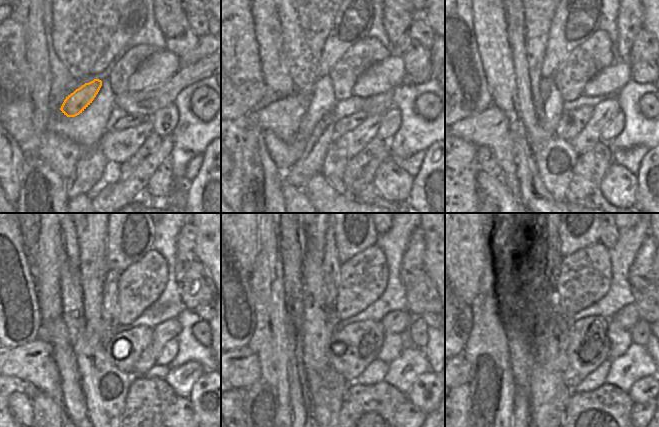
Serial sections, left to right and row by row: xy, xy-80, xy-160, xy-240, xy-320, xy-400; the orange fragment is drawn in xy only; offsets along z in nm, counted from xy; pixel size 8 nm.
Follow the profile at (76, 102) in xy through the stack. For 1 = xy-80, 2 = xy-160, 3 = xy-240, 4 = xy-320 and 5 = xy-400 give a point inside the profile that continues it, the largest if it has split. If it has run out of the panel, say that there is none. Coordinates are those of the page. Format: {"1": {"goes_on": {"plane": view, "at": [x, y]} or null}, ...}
{"1": {"goes_on": {"plane": "xy-80", "at": [283, 117]}}, "2": {"goes_on": {"plane": "xy-160", "at": [489, 128]}}, "3": {"goes_on": {"plane": "xy-240", "at": [33, 362]}}, "4": {"goes_on": {"plane": "xy-320", "at": [241, 370]}}, "5": {"goes_on": {"plane": "xy-400", "at": [465, 368]}}}

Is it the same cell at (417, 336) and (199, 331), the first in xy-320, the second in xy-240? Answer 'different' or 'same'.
same

